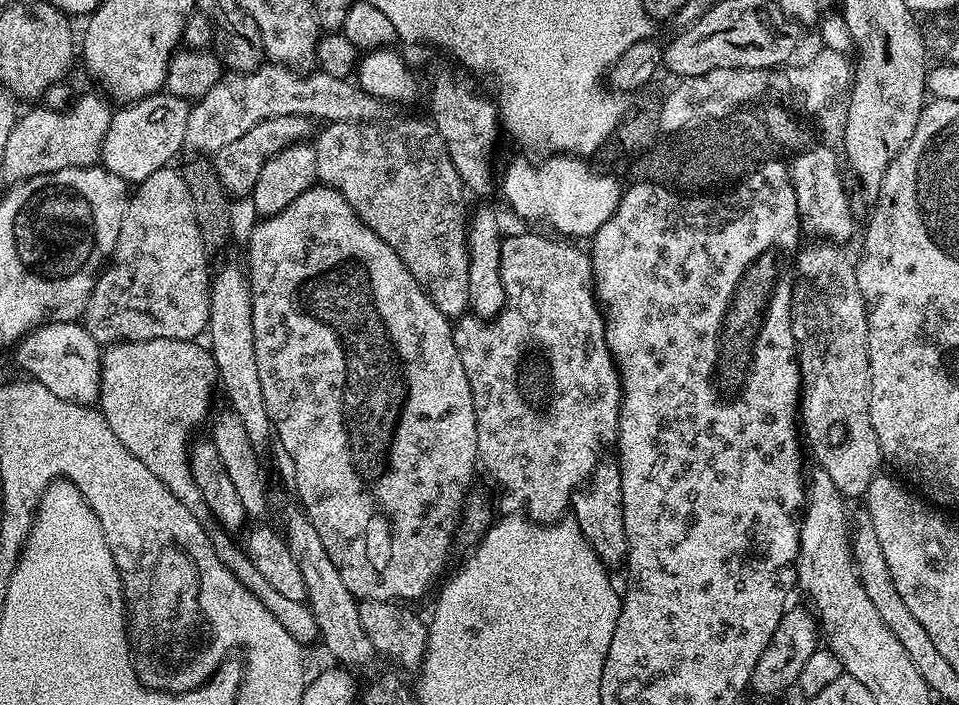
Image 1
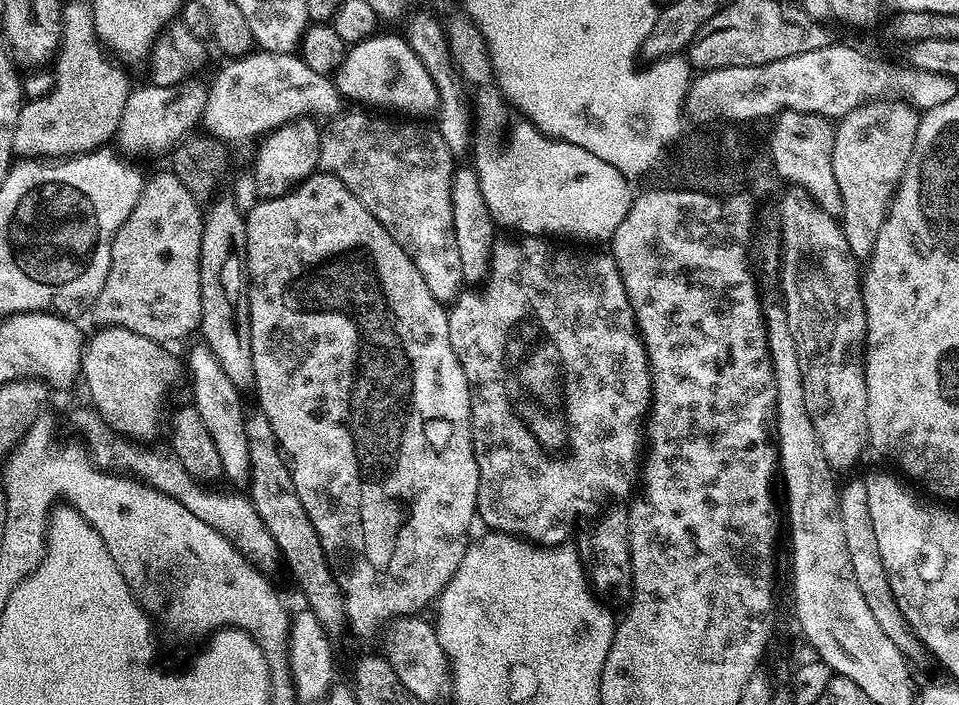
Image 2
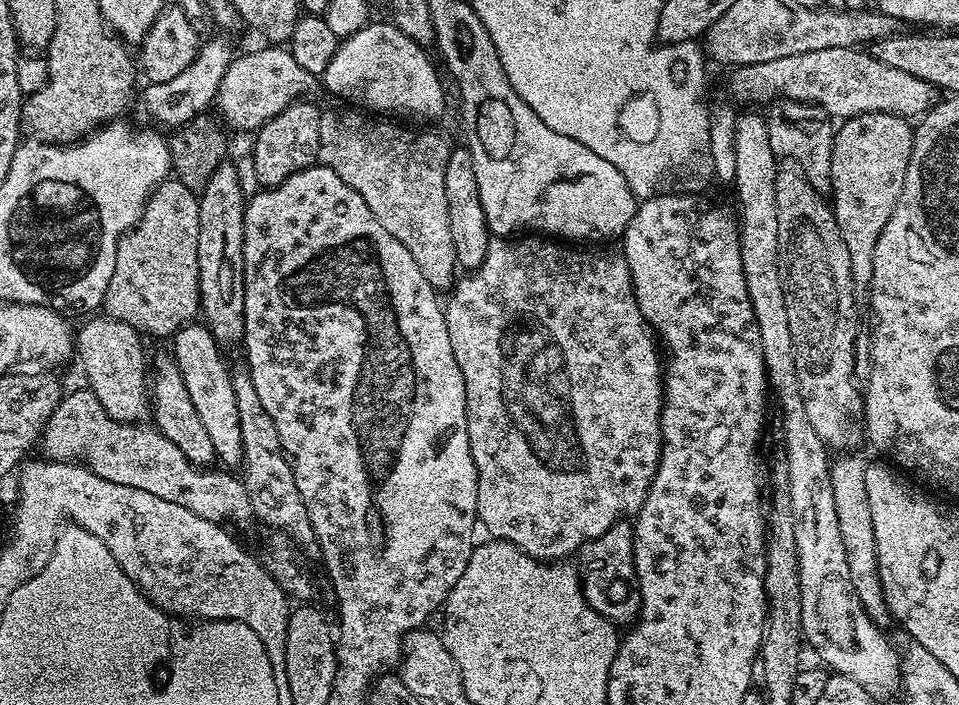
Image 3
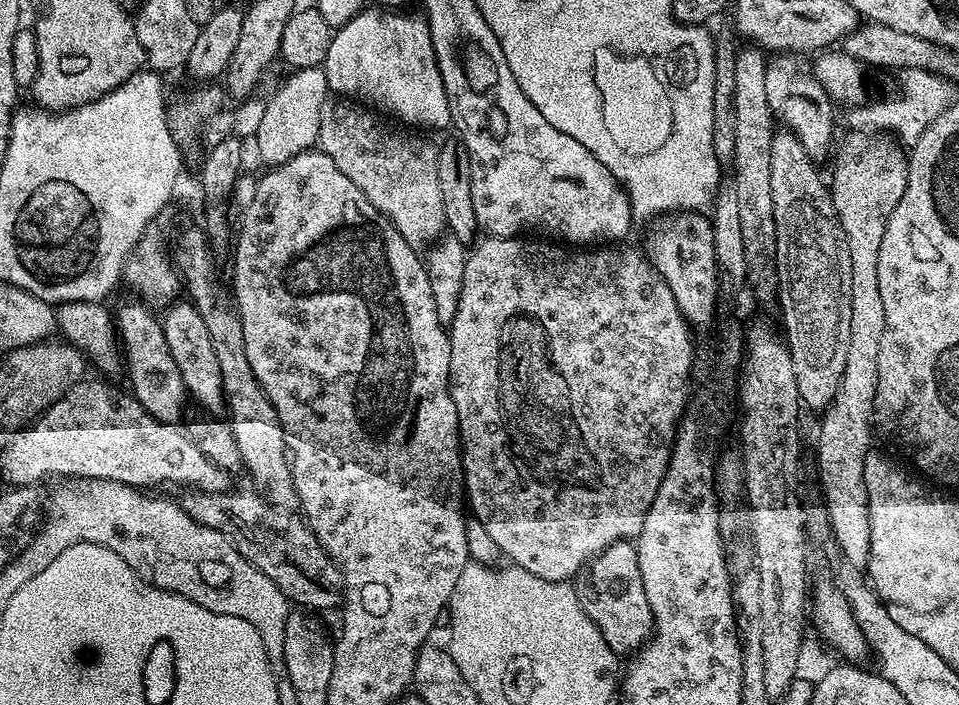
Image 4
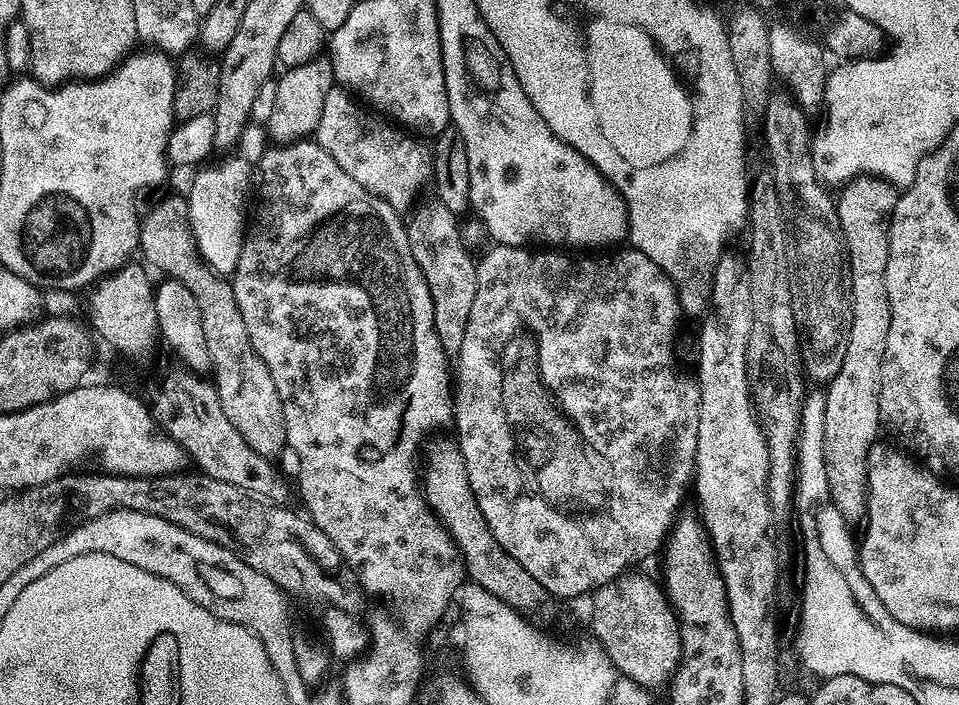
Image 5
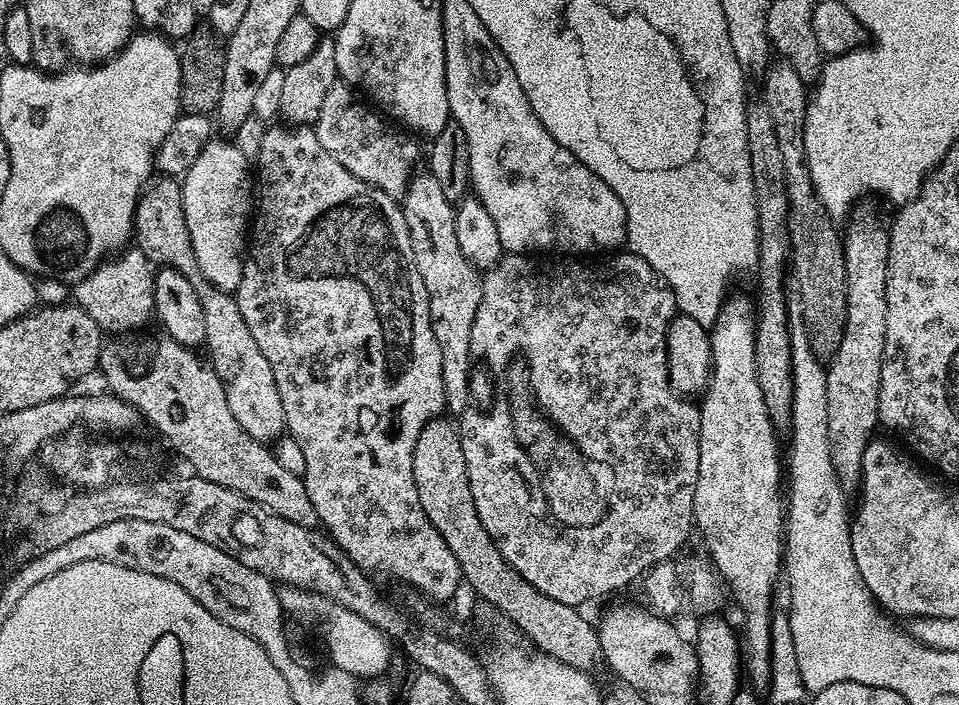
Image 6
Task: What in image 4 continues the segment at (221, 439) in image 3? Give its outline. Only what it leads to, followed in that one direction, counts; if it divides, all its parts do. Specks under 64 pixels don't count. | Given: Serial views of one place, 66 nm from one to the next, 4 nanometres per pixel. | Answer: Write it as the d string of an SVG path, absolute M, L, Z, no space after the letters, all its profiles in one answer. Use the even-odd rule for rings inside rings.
M180 298L175 302L169 303L168 307L163 309L162 323L164 333L166 334L166 346L170 346L170 354L178 366L178 374L182 374L182 382L186 386L189 397L195 403L197 400L208 411L205 413L223 413L226 408L226 401L224 399L224 391L222 390L222 374L218 367L218 358L214 354L214 342L210 342L210 330L206 330L206 321L202 318L202 314L198 314L196 305L187 298Z

